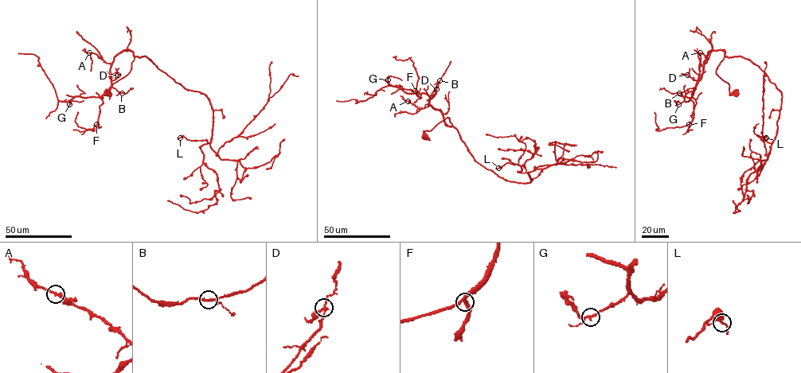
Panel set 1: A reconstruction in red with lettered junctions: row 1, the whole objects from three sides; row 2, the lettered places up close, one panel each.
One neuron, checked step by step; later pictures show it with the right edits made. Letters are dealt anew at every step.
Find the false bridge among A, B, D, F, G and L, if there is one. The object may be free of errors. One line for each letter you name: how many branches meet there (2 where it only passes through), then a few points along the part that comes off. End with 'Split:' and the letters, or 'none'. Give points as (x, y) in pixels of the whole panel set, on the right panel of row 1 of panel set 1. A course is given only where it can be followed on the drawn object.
Split: none

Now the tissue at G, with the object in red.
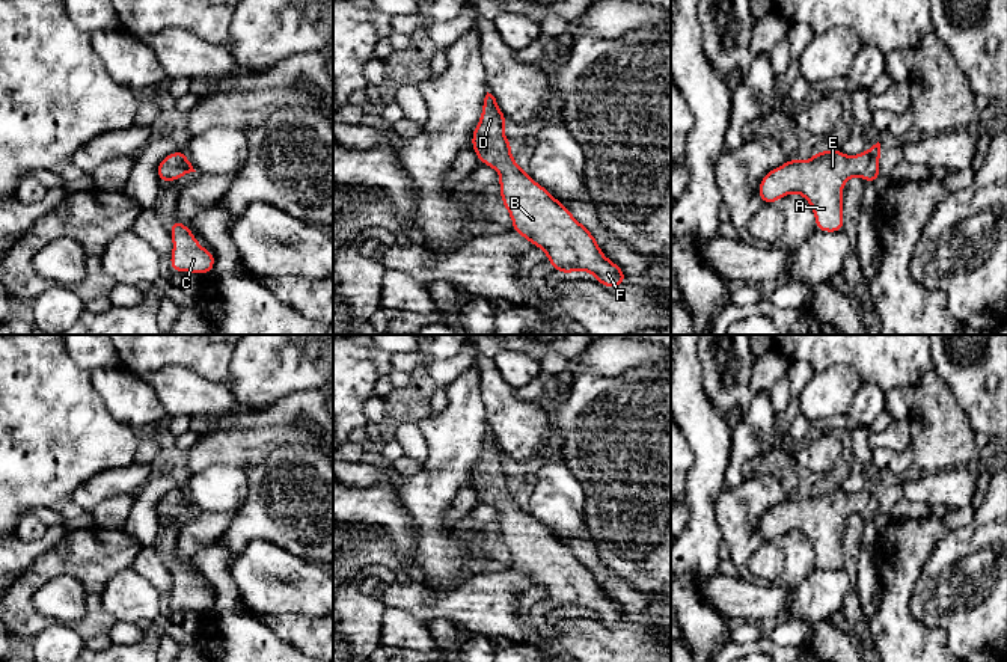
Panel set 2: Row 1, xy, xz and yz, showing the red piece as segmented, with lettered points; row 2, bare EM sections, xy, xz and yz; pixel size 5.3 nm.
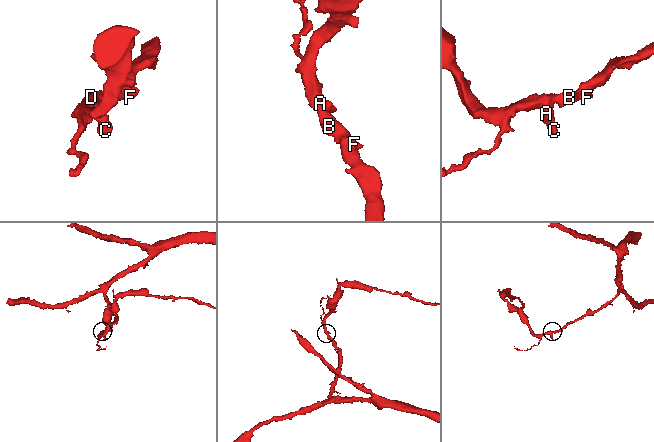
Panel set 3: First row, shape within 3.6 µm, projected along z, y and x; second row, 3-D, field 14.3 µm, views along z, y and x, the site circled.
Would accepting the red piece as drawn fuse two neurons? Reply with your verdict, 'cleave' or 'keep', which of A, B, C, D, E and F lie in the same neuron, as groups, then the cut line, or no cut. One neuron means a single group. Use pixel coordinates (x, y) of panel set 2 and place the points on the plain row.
keep; A B C D E F; no cut

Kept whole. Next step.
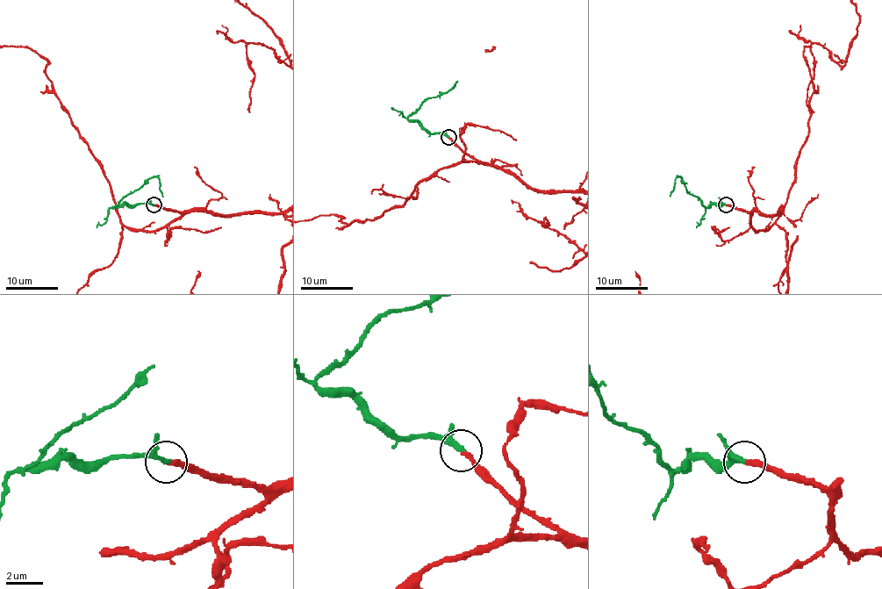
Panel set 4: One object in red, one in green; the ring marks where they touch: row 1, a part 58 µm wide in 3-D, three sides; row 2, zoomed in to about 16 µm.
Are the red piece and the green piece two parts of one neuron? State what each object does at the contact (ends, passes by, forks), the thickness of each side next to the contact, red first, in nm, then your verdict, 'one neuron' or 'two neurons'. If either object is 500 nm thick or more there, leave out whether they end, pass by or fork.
red ends there; green ends there; 240 nm thick on the red side, 280 nm on the other; one neuron

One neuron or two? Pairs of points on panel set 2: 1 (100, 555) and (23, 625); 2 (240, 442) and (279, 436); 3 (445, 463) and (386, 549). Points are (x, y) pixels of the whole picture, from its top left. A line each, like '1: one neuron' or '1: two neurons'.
1: one neuron
2: one neuron
3: two neurons

